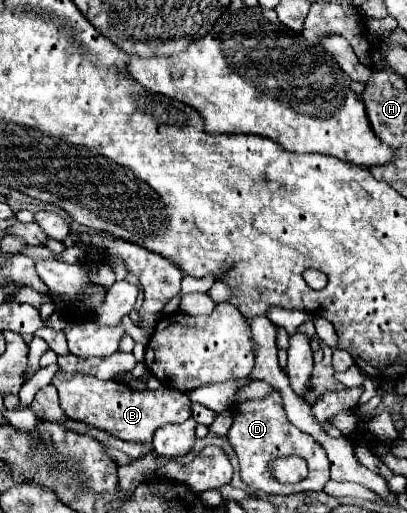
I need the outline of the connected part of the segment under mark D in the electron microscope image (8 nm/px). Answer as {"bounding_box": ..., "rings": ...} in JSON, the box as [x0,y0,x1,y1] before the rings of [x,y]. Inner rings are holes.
{"bounding_box":[227,391,330,495],"rings":[[[278,391],[264,399],[256,401],[246,401],[240,405],[231,407],[234,411],[234,423],[230,427],[227,438],[240,461],[240,471],[242,471],[242,481],[254,489],[254,491],[264,491],[268,495],[290,495],[290,493],[304,493],[304,491],[322,491],[326,481],[330,479],[330,463],[326,459],[324,449],[306,433],[302,433],[298,427],[290,425],[284,409],[282,409],[282,399]],[[284,455],[298,455],[306,459],[308,463],[308,477],[300,483],[294,485],[280,485],[268,471],[268,463],[274,457],[284,457]]]}

